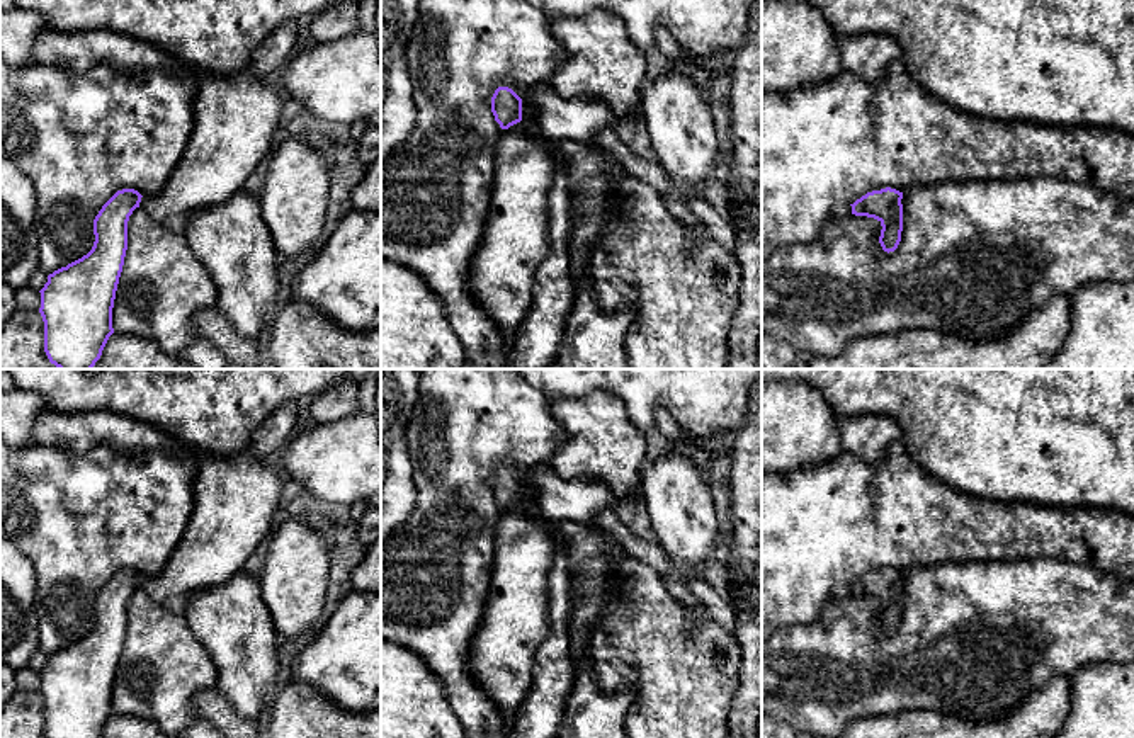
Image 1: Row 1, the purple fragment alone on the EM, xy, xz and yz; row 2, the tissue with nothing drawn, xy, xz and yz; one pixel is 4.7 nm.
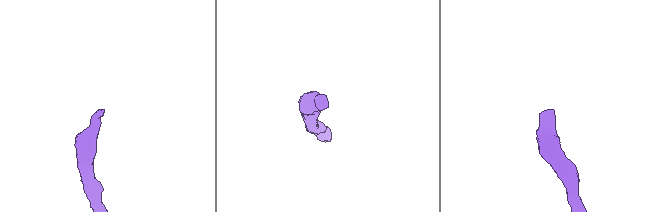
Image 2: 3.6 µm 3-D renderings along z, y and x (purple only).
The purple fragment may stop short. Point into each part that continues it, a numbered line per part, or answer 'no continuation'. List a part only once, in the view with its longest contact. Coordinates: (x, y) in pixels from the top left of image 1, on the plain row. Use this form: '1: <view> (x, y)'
1: xz (543, 492)

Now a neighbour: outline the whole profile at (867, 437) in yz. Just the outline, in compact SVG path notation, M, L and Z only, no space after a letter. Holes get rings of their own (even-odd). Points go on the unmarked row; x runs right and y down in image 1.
M853 417L840 420L840 440L843 451L876 463L887 446L903 437L899 423L891 417Z

